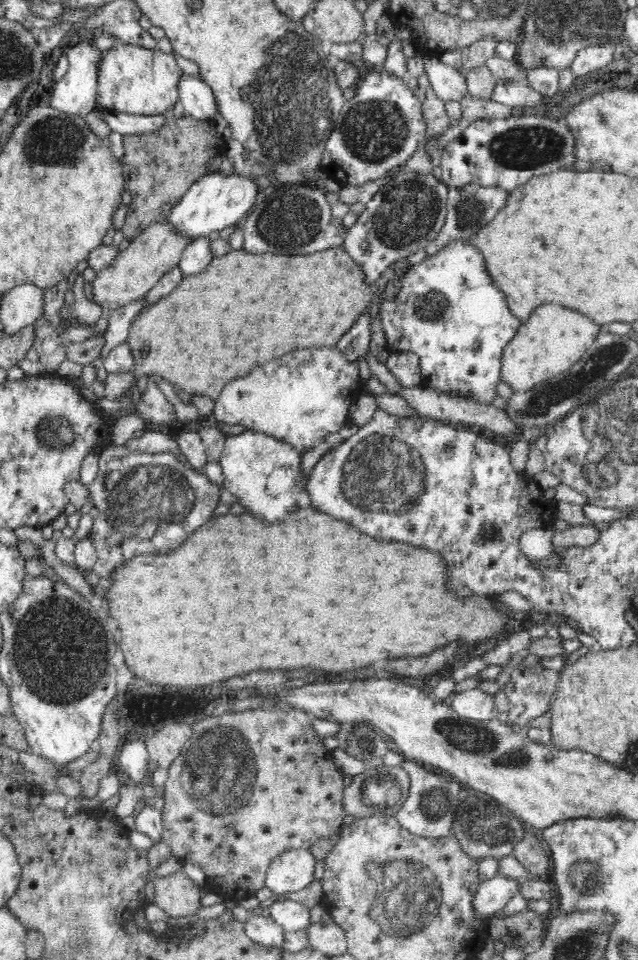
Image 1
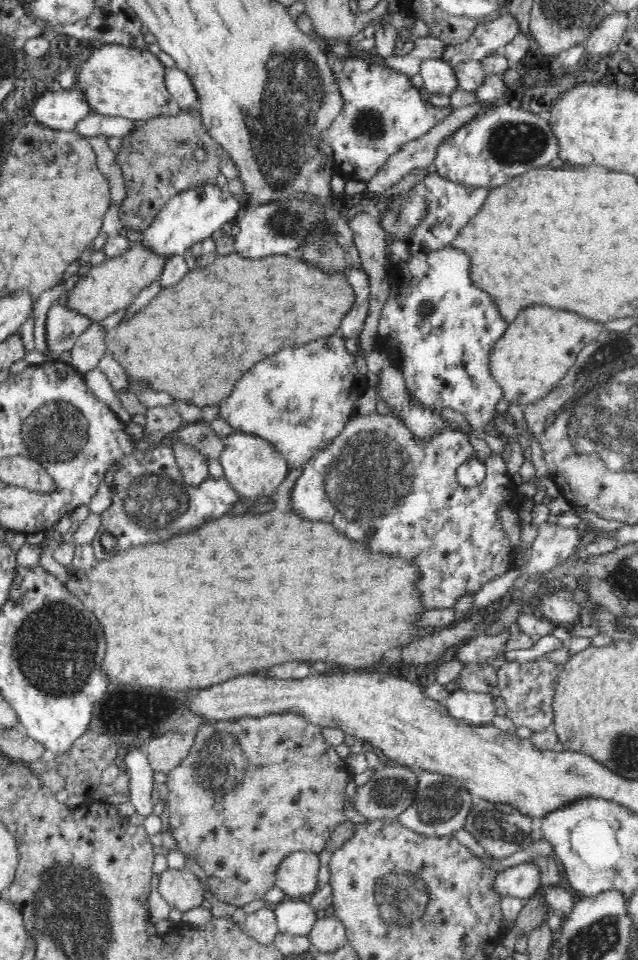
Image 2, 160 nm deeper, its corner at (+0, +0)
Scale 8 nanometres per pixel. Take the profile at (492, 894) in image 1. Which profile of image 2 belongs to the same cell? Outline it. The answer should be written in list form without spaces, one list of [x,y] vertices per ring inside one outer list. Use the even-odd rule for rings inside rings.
[[[530,861],[497,873],[491,890],[500,899],[506,898],[506,896],[528,899],[541,887],[539,869]]]

